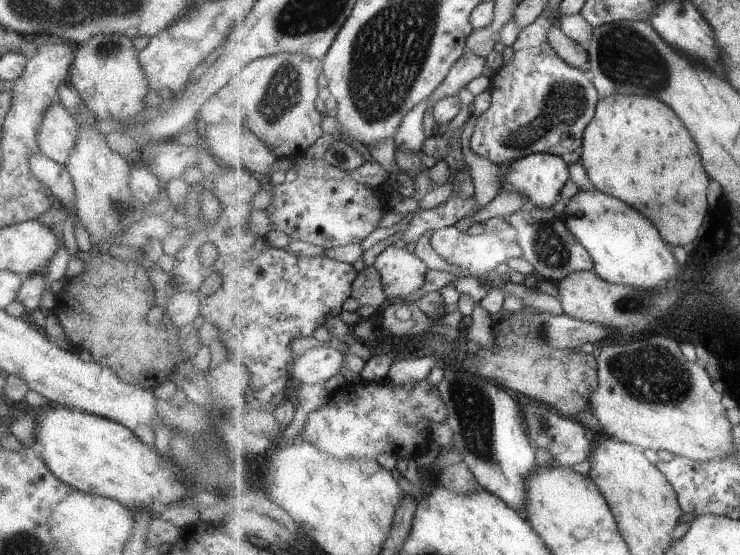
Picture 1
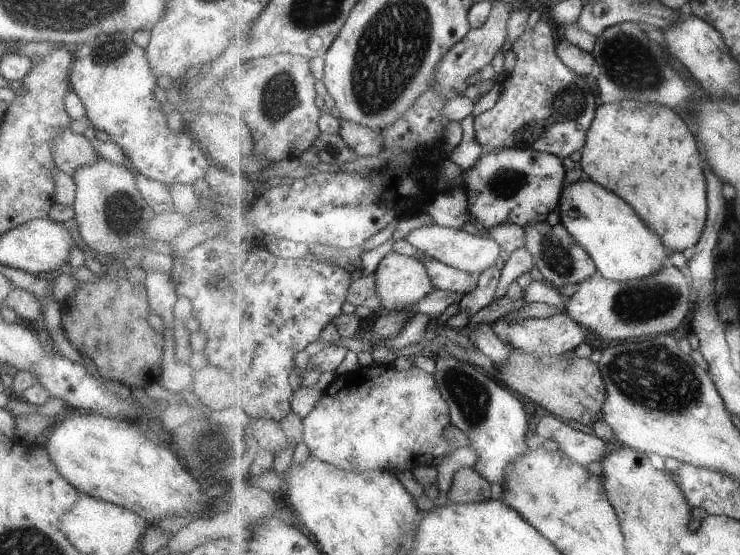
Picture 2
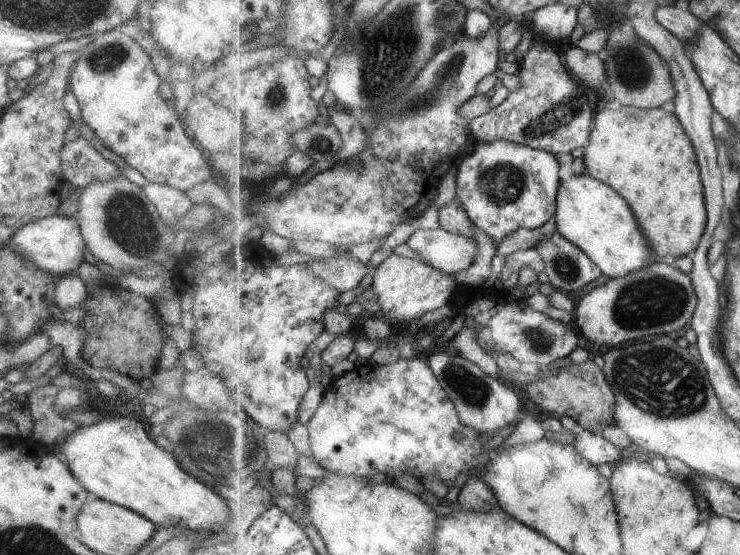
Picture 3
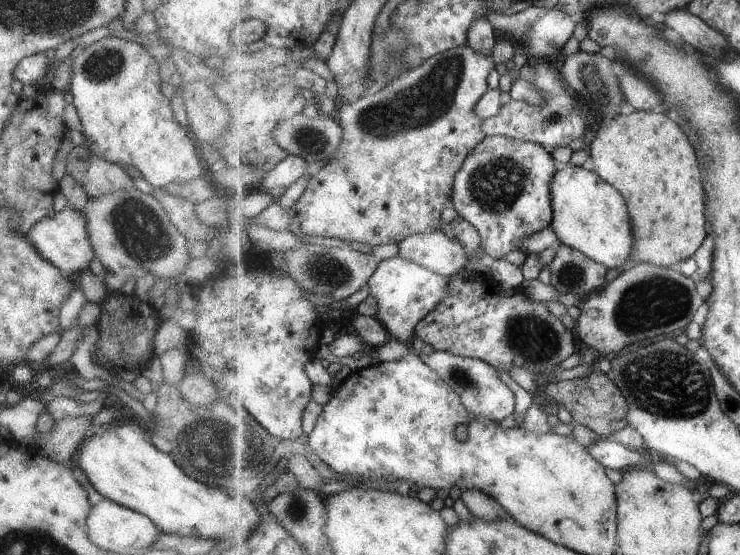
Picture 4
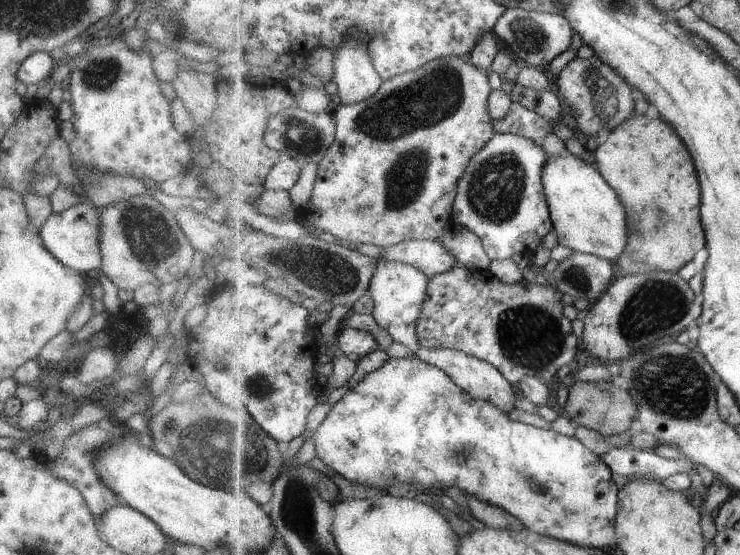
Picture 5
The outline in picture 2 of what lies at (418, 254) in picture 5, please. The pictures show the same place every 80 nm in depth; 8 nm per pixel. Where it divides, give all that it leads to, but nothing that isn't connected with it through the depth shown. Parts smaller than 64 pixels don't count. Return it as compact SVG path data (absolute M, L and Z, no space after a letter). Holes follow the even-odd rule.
M431 225L415 229L406 238L415 248L418 248L425 255L436 258L447 266L465 271L466 273L479 274L487 270L489 266L501 266L501 256L504 256L502 249L494 239L485 236L468 233L463 229L454 229L441 225Z

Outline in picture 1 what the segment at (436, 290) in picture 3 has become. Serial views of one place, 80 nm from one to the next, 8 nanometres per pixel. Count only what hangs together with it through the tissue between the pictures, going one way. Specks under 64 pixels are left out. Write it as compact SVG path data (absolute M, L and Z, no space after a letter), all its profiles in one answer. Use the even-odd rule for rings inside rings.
M395 244L377 256L373 266L380 272L388 298L401 301L423 288L429 270L428 264L420 256Z

